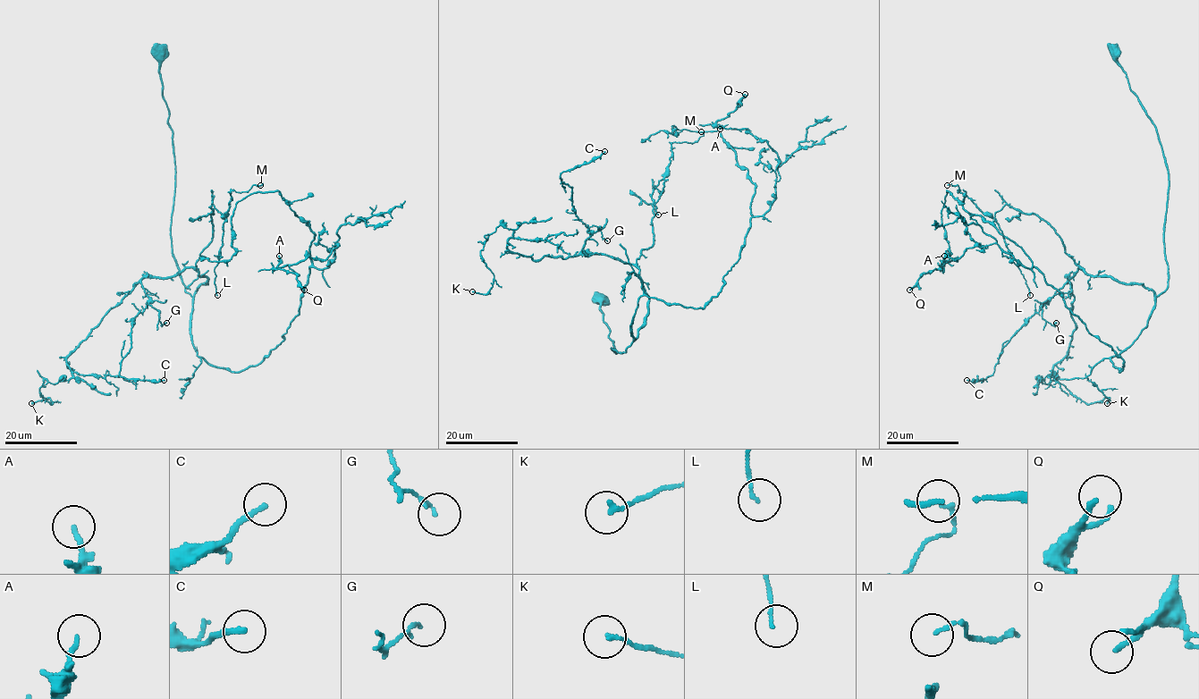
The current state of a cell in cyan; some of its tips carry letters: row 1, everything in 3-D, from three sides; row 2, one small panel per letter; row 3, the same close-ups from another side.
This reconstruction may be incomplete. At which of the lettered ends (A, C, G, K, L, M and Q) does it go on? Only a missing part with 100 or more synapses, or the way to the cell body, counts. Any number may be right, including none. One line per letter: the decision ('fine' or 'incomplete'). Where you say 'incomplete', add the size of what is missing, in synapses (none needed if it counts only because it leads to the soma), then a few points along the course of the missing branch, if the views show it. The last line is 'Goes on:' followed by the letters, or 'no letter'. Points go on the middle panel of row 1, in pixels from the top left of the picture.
A: fine
C: fine
G: fine
K: fine
L: fine
M: fine
Q: fine
Goes on: no letter

